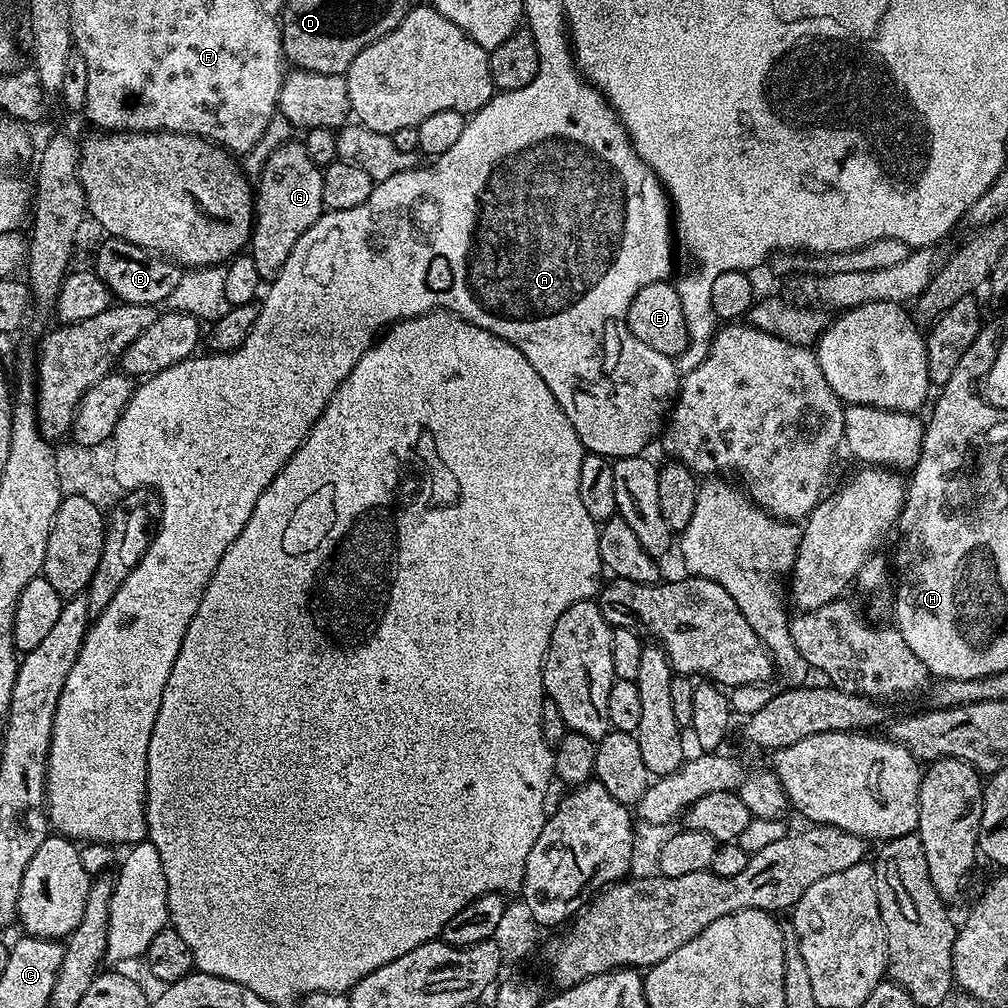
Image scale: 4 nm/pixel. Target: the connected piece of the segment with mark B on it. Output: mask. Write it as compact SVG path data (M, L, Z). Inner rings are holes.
M115 238L105 239L105 244L96 252L96 265L94 271L98 278L102 278L102 282L113 297L121 304L150 304L153 306L163 305L167 301L168 296L172 295L174 288L179 282L182 273L181 265L175 260L170 260L166 256L149 252L147 248L131 244L125 240Z

